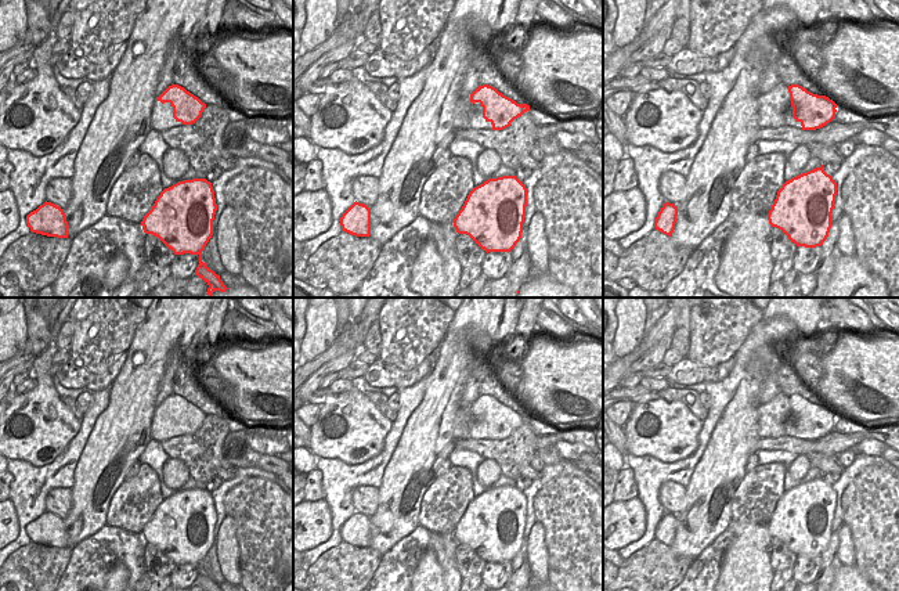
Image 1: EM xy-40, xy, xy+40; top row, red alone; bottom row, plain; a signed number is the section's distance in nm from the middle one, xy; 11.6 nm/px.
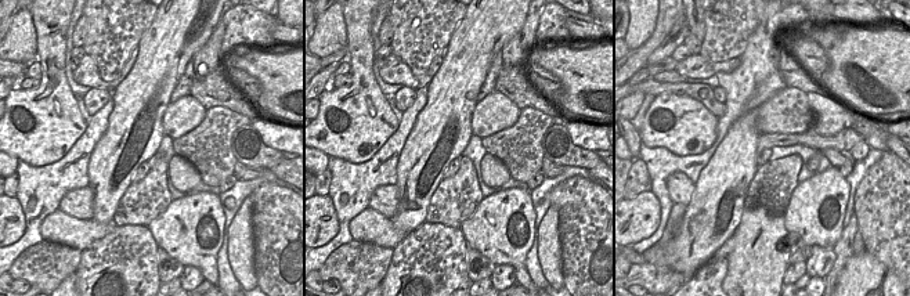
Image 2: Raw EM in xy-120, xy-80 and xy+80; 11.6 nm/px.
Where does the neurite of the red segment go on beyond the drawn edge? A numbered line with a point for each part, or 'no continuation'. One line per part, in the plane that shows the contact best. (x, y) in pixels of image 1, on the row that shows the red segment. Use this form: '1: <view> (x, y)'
no continuation

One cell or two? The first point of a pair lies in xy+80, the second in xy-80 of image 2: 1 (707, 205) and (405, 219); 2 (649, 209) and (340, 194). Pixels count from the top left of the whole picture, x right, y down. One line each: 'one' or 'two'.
1: one
2: two

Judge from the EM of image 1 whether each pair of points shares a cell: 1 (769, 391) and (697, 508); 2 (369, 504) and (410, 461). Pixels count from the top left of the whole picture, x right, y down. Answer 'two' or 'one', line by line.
1: two
2: two

